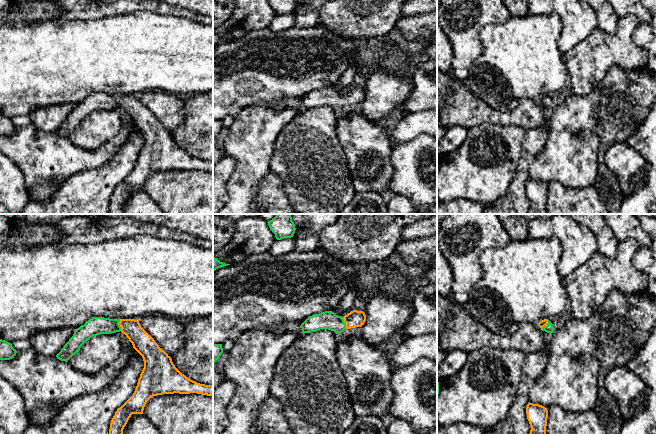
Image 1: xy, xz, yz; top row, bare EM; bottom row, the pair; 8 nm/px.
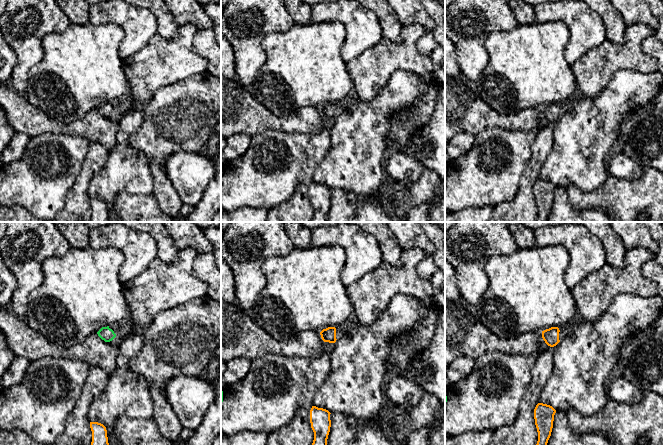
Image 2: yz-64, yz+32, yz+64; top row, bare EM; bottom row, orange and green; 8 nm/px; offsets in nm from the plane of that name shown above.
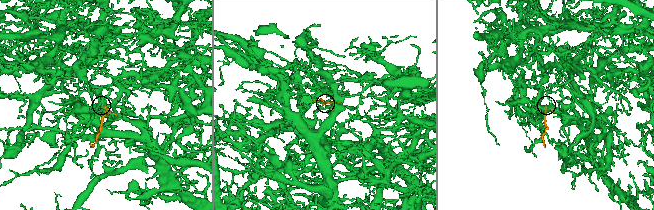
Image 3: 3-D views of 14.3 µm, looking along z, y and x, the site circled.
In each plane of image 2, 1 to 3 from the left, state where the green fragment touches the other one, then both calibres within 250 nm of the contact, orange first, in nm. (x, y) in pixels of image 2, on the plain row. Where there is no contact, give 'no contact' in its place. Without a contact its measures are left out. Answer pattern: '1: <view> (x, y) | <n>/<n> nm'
1: no contact
2: no contact
3: no contact

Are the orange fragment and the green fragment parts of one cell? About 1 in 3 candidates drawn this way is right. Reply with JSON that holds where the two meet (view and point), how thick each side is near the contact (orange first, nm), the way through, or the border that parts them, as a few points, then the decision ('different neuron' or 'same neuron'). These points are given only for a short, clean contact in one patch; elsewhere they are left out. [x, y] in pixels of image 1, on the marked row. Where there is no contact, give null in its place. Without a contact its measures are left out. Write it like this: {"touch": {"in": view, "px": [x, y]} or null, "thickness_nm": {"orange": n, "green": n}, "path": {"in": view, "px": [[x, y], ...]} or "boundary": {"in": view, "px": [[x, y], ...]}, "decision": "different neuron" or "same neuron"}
{"touch": {"in": "xy", "px": [119, 324]}, "thickness_nm": {"orange": 170, "green": 150}, "path": {"in": "xy", "px": [[143, 343], [126, 326], [119, 324], [95, 326]]}, "decision": "same neuron"}

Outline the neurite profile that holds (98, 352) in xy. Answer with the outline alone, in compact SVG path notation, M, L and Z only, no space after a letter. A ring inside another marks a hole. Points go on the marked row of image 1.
M118 332L91 337L68 362L87 375L94 375L118 359L122 352Z

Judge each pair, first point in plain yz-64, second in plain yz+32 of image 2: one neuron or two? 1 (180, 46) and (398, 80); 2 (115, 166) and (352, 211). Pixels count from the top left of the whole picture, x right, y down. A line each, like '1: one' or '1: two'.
1: two
2: two

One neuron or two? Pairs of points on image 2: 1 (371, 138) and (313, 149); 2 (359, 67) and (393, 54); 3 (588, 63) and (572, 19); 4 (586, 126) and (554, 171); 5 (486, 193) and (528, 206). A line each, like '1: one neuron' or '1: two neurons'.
1: two neurons
2: one neuron
3: two neurons
4: one neuron
5: two neurons

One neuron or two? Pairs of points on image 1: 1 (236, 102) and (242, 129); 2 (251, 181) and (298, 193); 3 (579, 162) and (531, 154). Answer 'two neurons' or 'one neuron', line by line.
1: two neurons
2: two neurons
3: two neurons

